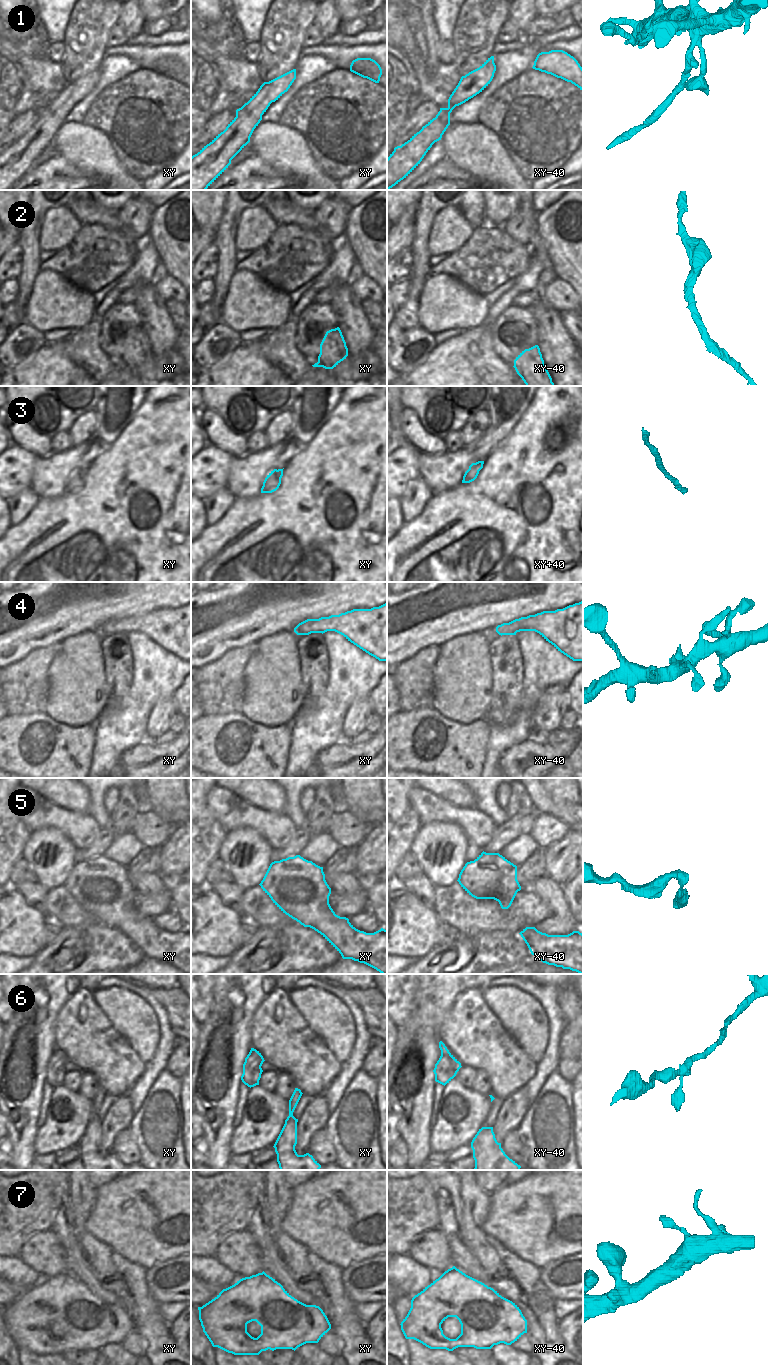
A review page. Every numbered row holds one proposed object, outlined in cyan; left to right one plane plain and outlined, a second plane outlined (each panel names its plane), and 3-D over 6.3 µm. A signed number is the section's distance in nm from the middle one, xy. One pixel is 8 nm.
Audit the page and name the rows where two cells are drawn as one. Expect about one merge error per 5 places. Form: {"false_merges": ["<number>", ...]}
{"false_merges": ["1"]}

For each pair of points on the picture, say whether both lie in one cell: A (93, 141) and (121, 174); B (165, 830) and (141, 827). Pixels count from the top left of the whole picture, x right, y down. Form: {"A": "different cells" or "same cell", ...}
{"A": "same cell", "B": "same cell"}

